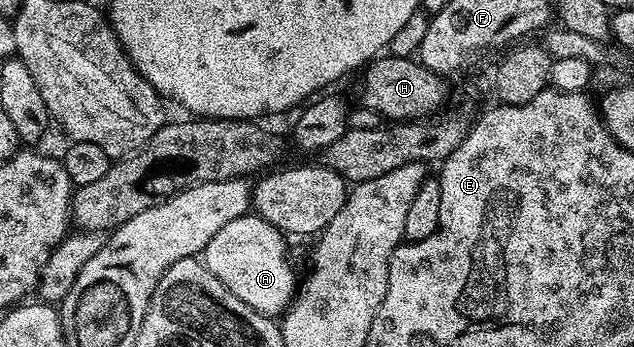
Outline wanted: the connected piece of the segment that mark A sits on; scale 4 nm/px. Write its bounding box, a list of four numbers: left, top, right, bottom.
[204,214,296,318]

